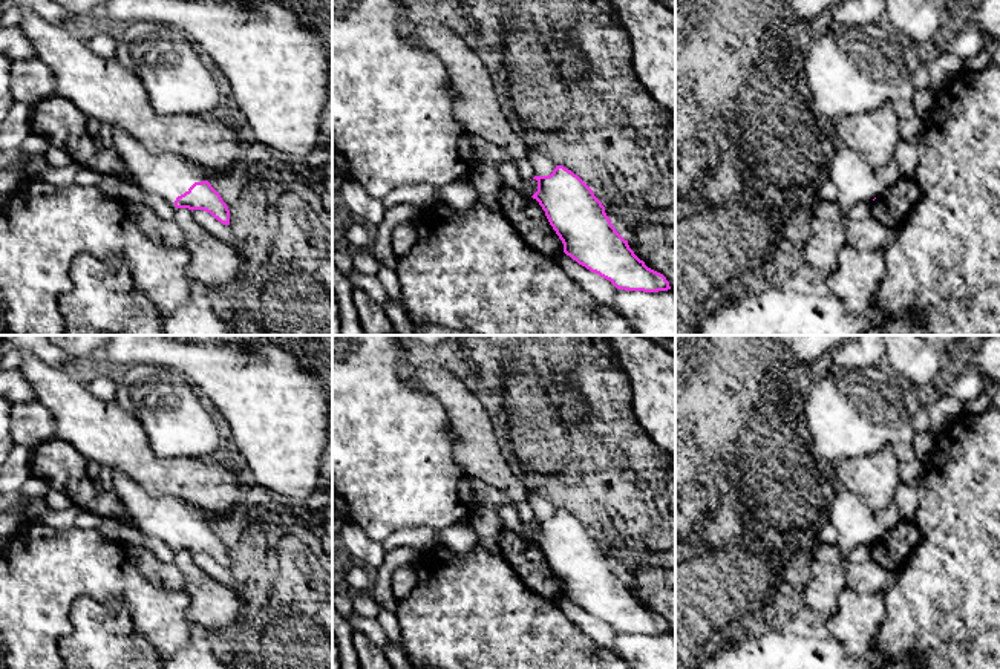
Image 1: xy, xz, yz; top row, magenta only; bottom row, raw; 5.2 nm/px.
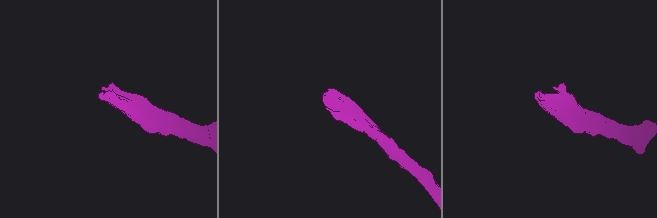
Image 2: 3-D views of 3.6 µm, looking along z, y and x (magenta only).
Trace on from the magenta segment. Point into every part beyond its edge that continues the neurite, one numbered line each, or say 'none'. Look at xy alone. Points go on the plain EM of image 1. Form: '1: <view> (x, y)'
1: xy (167, 518)

